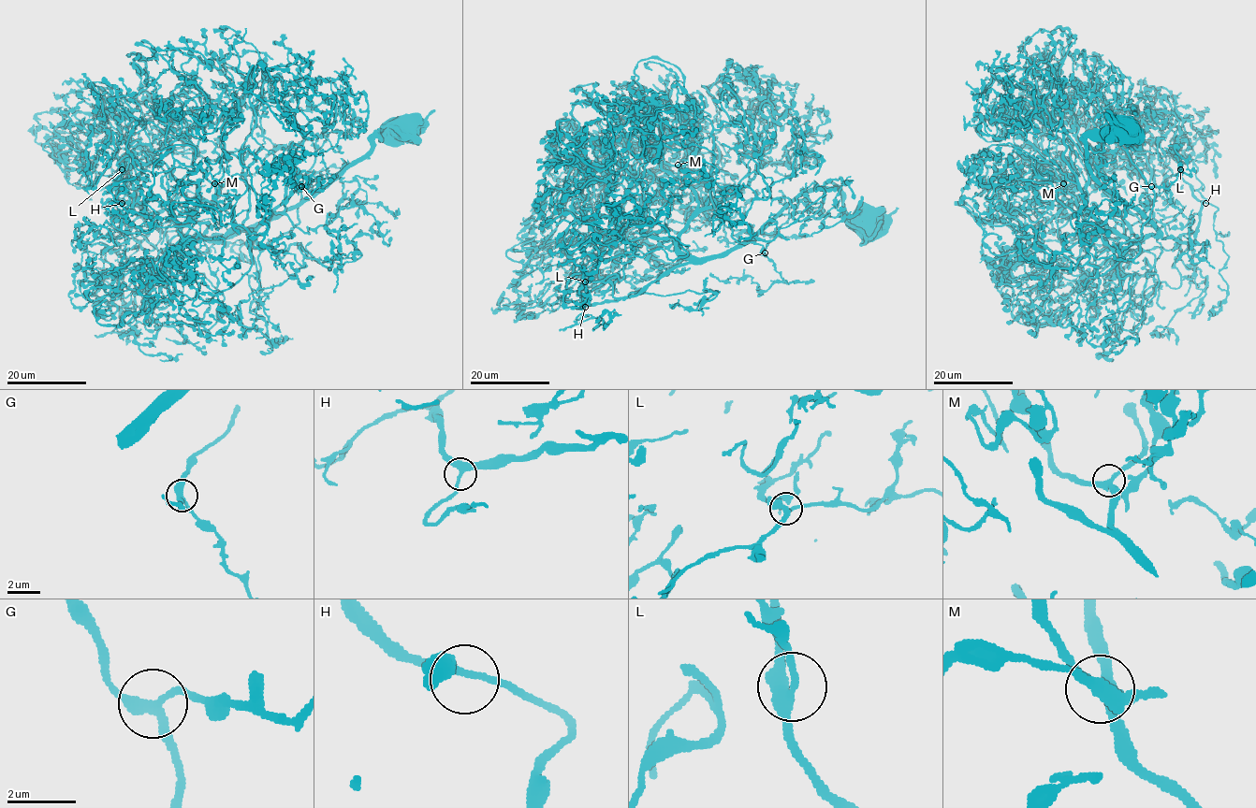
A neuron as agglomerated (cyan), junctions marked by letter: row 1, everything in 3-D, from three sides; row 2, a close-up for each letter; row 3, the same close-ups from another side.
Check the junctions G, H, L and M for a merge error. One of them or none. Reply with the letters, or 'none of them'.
none of them

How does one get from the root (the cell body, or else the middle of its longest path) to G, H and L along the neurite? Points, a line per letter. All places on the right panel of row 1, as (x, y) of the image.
G: (1123, 129), (1090, 133), (1087, 165), (1156, 234), (1127, 241), (1107, 229), (1112, 248), (1142, 237), (1151, 186)
H: (1123, 129), (1123, 136), (1113, 126), (1086, 137), (1087, 165), (1105, 187), (1161, 237), (1187, 244), (1205, 203)
L: (1123, 129), (1123, 136), (1113, 126), (1086, 137), (1090, 172), (1161, 237), (1194, 244), (1203, 201), (1180, 168)

